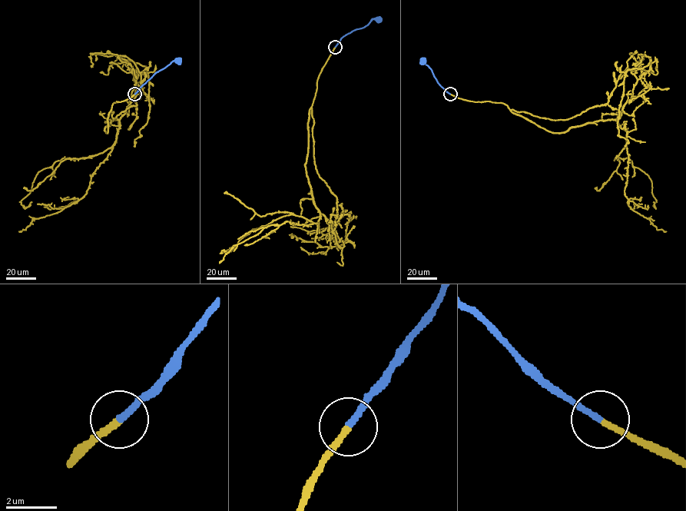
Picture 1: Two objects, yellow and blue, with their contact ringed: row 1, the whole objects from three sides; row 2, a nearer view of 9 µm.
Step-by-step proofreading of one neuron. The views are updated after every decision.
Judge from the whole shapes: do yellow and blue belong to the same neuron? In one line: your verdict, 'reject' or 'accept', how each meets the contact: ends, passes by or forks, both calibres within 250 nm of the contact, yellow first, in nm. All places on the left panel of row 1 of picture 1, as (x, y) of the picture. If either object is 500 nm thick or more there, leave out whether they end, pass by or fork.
accept | yellow ends | blue ends | 240/240 nm

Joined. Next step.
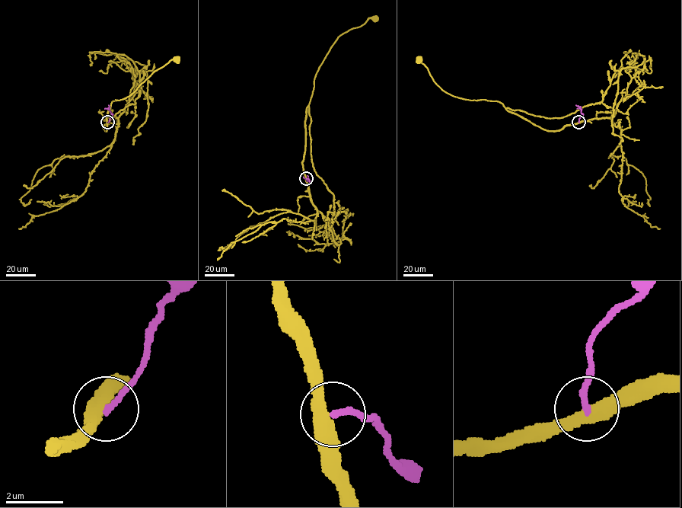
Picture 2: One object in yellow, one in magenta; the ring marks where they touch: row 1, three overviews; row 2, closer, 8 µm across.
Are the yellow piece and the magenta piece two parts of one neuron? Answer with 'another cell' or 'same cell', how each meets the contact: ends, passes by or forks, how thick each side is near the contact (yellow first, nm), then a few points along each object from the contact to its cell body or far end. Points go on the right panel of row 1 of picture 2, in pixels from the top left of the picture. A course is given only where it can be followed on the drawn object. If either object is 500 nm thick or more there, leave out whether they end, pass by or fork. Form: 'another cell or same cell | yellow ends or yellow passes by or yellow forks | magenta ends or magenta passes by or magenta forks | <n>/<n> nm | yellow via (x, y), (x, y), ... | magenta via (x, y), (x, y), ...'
another cell | yellow passes by | magenta ends | 480/220 nm | yellow via (578, 122), (557, 130), (546, 130), (509, 112), (498, 101), (454, 97), (436, 84), (419, 59) | magenta via (578, 122), (581, 108), (575, 105)

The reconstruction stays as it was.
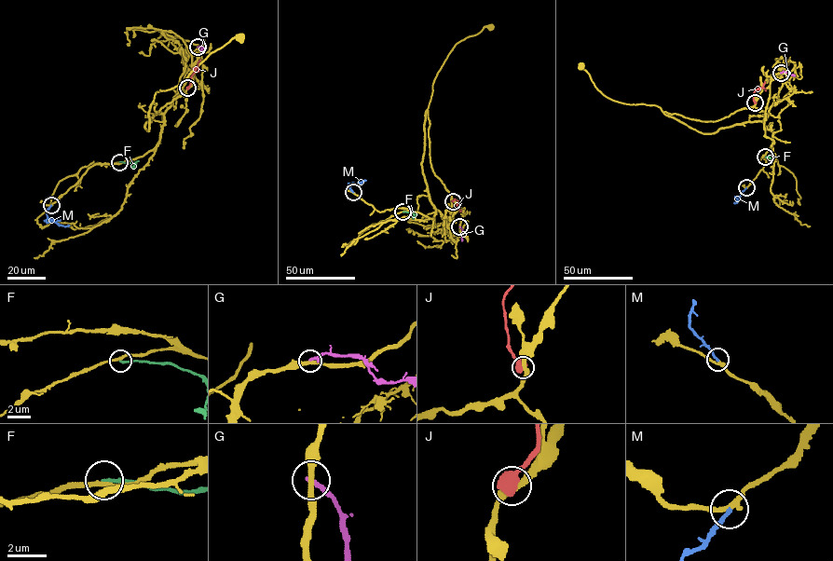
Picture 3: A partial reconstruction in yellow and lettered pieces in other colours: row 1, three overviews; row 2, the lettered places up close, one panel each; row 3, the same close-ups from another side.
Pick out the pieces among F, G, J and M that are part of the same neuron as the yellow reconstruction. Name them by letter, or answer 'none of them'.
M

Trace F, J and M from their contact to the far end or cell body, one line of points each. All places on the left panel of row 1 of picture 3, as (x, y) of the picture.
F: (119, 161), (133, 162), (133, 169)
J: (187, 88), (199, 60)
M: (51, 205), (47, 211), (46, 221), (68, 225)

